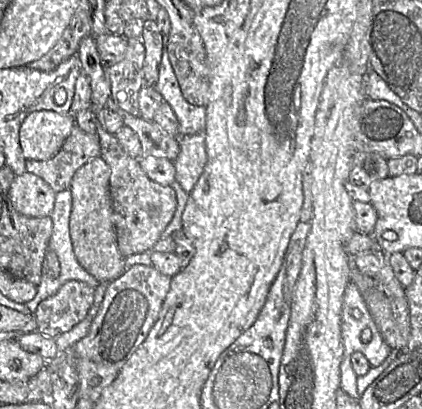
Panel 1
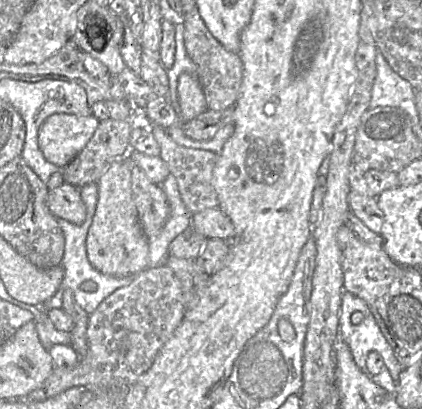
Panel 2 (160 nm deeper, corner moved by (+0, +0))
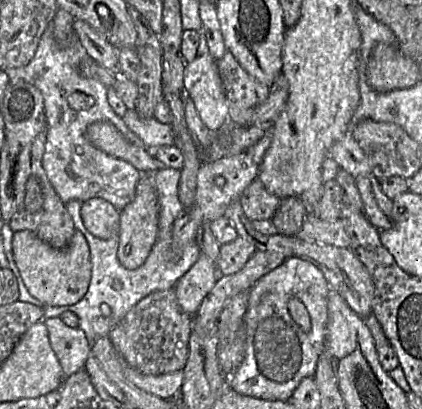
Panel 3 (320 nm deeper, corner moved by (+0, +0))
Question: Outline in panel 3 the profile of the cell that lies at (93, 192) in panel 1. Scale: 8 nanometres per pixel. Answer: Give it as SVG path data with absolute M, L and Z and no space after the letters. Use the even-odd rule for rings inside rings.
M142 174L136 186L133 200L120 211L117 257L120 264L134 270L144 264L158 236L158 202L152 179Z

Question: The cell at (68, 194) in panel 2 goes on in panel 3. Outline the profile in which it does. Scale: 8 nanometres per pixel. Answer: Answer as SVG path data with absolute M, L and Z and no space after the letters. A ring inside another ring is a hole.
M91 198L81 204L80 211L84 226L91 234L103 240L118 239L120 211L113 204Z

